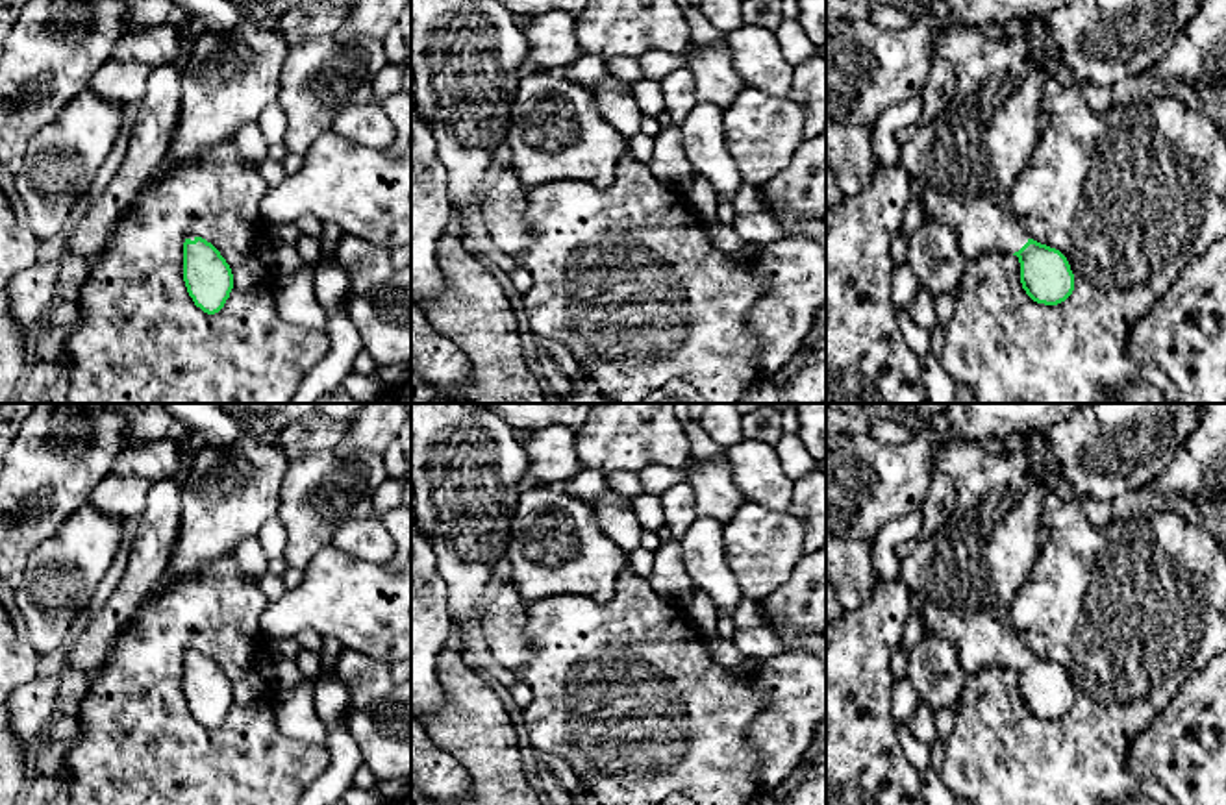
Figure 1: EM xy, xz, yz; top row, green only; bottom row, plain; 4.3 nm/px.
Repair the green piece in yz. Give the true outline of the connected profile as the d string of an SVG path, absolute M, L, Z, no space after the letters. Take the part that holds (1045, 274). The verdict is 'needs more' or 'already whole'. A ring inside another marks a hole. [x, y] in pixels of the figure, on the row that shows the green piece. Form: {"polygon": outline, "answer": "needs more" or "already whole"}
{"polygon": "M941 28L933 37L935 57L946 59L957 85L948 109L933 124L919 124L915 135L898 146L898 165L909 178L922 180L920 202L924 218L952 228L967 261L987 252L1013 254L1020 263L1020 283L1026 294L1045 305L1065 302L1074 291L1074 274L1067 257L1046 244L1030 239L1009 211L1009 194L1037 146L1043 131L1043 107L1054 76L1030 56L1028 41L1011 41L996 31L976 28Z", "answer": "needs more"}

